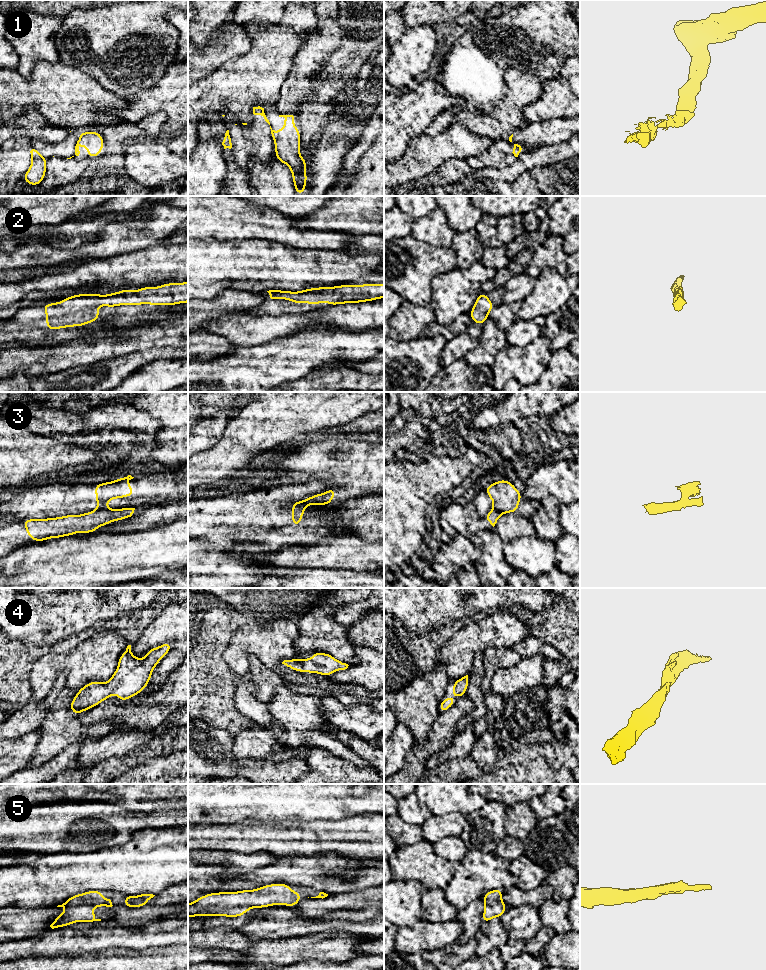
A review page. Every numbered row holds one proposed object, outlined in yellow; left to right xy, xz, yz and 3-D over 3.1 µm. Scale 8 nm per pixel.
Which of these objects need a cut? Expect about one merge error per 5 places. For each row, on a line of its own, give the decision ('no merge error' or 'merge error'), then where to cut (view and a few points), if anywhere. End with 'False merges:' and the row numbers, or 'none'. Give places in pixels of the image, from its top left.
1: merge error | xz (271, 130), (272, 133)
2: no merge error | no cut
3: merge error | xy (107, 508), (97, 510)
4: no merge error | no cut
5: no merge error | no cut
False merges: 1, 3

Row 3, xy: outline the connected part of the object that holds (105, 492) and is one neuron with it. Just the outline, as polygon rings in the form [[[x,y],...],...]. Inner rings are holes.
[[[128,475],[124,478],[117,478],[115,481],[95,484],[97,510],[108,509],[106,503],[113,498],[121,499],[126,496],[133,496],[134,489],[126,483],[133,478]]]

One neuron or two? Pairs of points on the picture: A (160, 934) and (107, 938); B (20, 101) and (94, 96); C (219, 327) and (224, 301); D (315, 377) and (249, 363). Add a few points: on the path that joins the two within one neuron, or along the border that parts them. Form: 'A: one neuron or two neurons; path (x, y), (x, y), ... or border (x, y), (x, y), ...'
A: one neuron; path (147, 936), (120, 937)
B: one neuron; path (38, 98), (76, 98)
C: two neurons; border (244, 313), (217, 316), (208, 320), (200, 327)
D: two neurons; border (307, 374), (304, 377), (291, 381)

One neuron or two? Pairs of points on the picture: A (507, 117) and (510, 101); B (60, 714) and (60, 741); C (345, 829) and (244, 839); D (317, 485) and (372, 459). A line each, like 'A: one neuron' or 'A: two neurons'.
A: one neuron
B: one neuron
C: one neuron
D: two neurons

